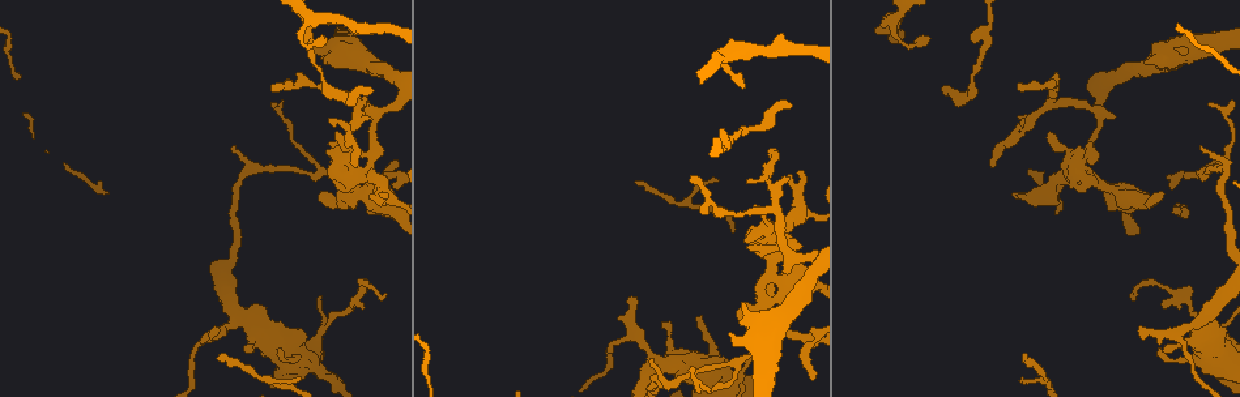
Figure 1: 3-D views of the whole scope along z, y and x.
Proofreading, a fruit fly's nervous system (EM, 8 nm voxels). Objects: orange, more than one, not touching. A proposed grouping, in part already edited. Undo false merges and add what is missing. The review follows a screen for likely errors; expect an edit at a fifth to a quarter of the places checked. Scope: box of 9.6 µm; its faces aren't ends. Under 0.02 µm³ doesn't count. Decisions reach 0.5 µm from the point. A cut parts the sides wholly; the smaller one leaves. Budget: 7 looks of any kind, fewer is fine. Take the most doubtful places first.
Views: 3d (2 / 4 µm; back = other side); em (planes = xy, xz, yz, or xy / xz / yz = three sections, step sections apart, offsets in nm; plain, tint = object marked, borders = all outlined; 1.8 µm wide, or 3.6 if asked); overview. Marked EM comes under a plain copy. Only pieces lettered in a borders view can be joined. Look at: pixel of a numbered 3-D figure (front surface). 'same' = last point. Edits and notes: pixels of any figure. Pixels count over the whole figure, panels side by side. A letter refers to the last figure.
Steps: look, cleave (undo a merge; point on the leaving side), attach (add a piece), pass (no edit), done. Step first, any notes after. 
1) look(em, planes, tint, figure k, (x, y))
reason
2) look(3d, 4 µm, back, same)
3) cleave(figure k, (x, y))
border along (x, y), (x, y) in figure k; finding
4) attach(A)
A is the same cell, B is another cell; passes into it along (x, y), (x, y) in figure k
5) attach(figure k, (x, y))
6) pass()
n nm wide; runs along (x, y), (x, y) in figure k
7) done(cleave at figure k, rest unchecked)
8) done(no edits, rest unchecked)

look(em, planes, borders, figure 1, (774, 238))
sudden change in width

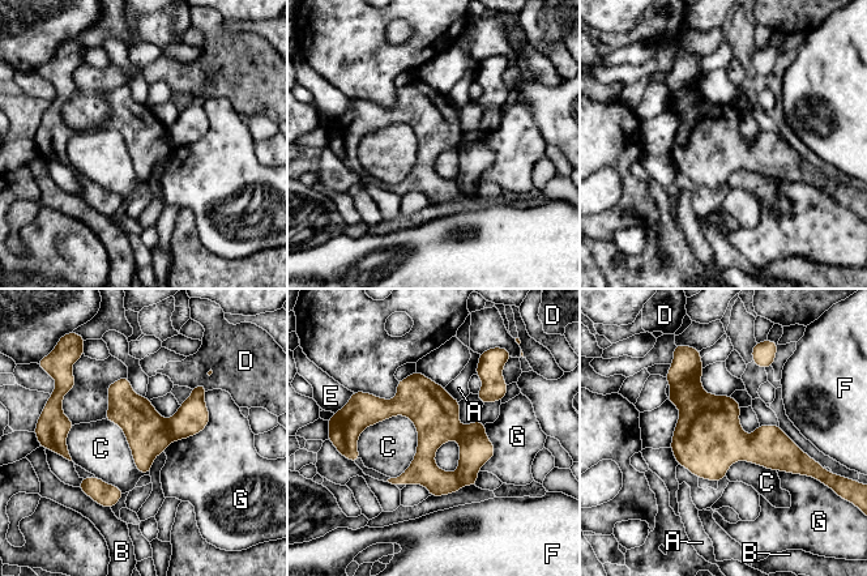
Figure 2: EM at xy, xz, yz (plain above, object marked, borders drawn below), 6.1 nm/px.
cleave(figure 2, (146, 432))
A, B, C, D, E, F and G are other cells; border along (166, 421), (170, 440) in figure 2; a second neuron is stuck on

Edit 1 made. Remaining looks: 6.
look(3d, 4 µm, figure 1, (791, 106))
an open end

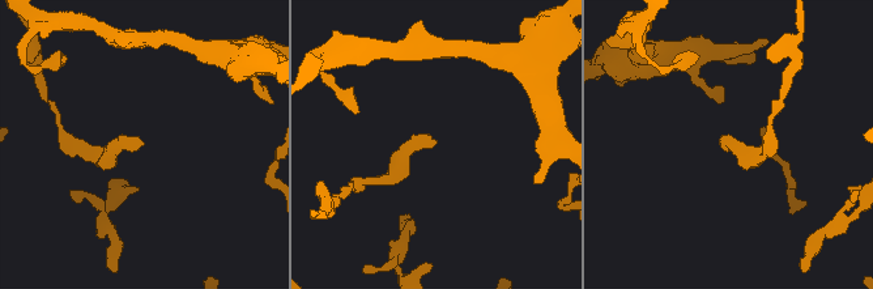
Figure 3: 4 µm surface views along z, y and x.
look(em, planes, borders, figure 3, (139, 146))

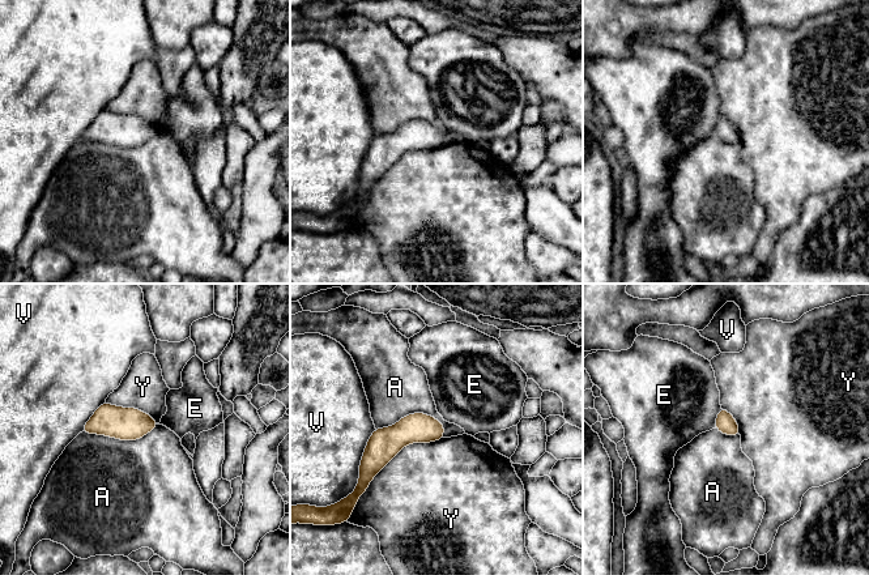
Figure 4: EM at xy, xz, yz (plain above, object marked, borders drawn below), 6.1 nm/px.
pass()
A, E, V and Y are other cells; runs along (441, 427), (407, 430), (370, 471) in figure 4; no lettered piece goes on from it

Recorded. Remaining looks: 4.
look(em, planes, tint, figure 1, (774, 151))
branch stops here

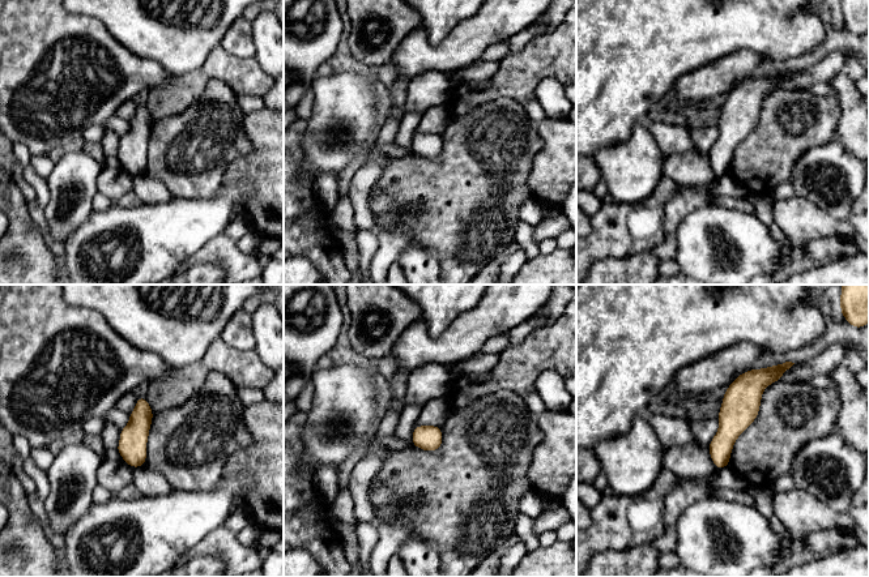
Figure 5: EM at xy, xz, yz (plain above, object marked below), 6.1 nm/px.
look(em, planes, borders, same)
what lies round it

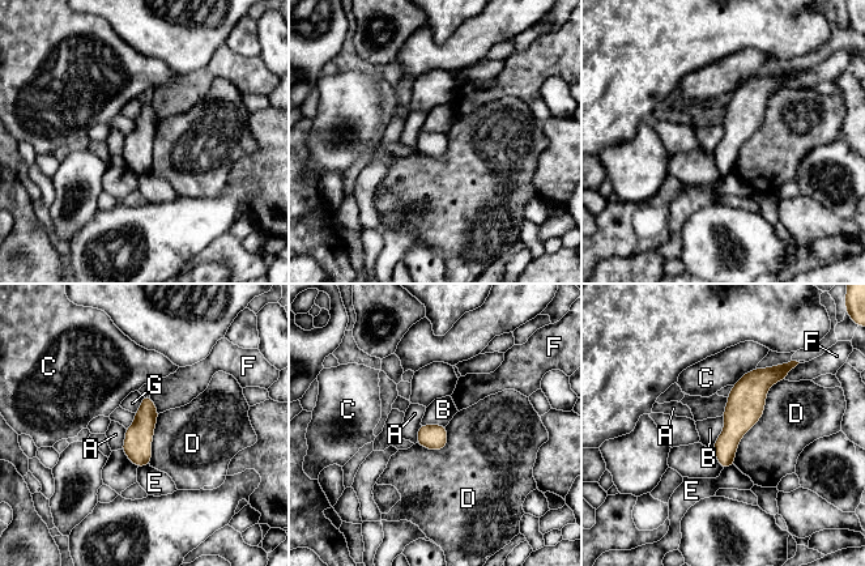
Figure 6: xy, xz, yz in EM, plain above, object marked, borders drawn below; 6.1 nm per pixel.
pass()
A, B, C, D, E, F and G are other cells; no lettered piece goes on from it

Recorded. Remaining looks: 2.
done(cleave at figure 2, rest unchecked)

